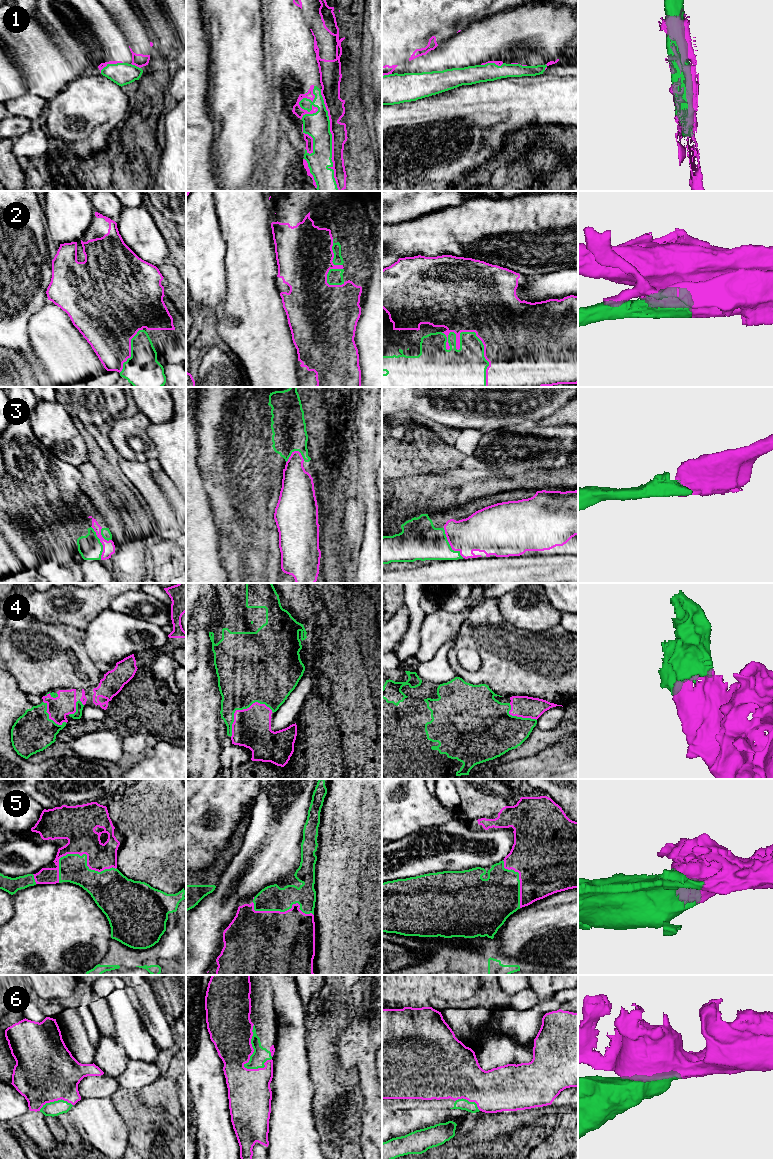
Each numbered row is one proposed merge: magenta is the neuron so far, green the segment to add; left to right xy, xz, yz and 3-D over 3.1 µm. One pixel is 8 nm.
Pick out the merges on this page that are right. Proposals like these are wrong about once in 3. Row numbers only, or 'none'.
1, 3, 4, 5, 6

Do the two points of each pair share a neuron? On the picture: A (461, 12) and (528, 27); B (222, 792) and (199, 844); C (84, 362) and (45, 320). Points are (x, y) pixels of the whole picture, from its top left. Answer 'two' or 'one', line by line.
A: two
B: one
C: one

